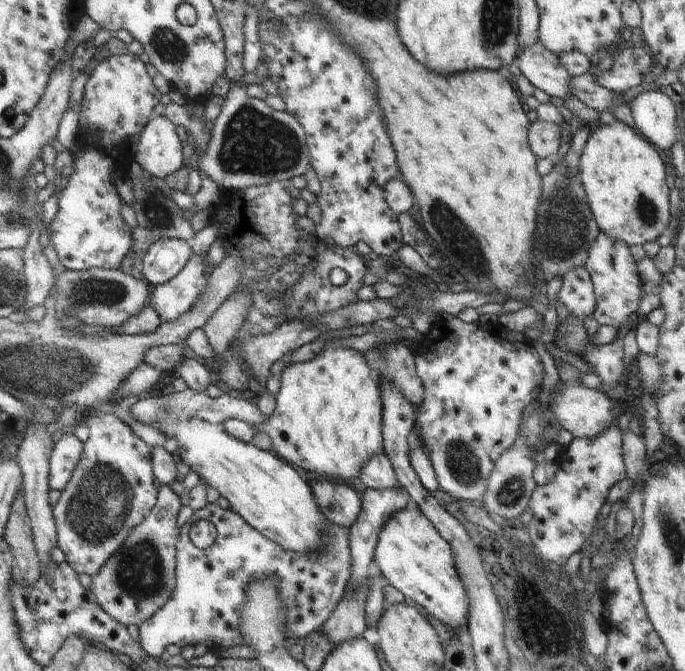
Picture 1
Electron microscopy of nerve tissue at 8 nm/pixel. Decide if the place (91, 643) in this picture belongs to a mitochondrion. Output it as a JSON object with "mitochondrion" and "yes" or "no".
{"mitochondrion":"no"}

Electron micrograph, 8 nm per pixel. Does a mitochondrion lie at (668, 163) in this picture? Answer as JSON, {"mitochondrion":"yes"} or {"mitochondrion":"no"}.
{"mitochondrion":"no"}

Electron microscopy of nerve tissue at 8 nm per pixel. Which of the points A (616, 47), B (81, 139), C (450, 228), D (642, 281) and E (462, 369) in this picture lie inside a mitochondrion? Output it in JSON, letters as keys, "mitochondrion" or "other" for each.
{"A":"other","B":"other","C":"mitochondrion","D":"other","E":"other"}

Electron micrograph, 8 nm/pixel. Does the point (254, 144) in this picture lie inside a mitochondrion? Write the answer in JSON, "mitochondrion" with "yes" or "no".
{"mitochondrion":"yes"}

